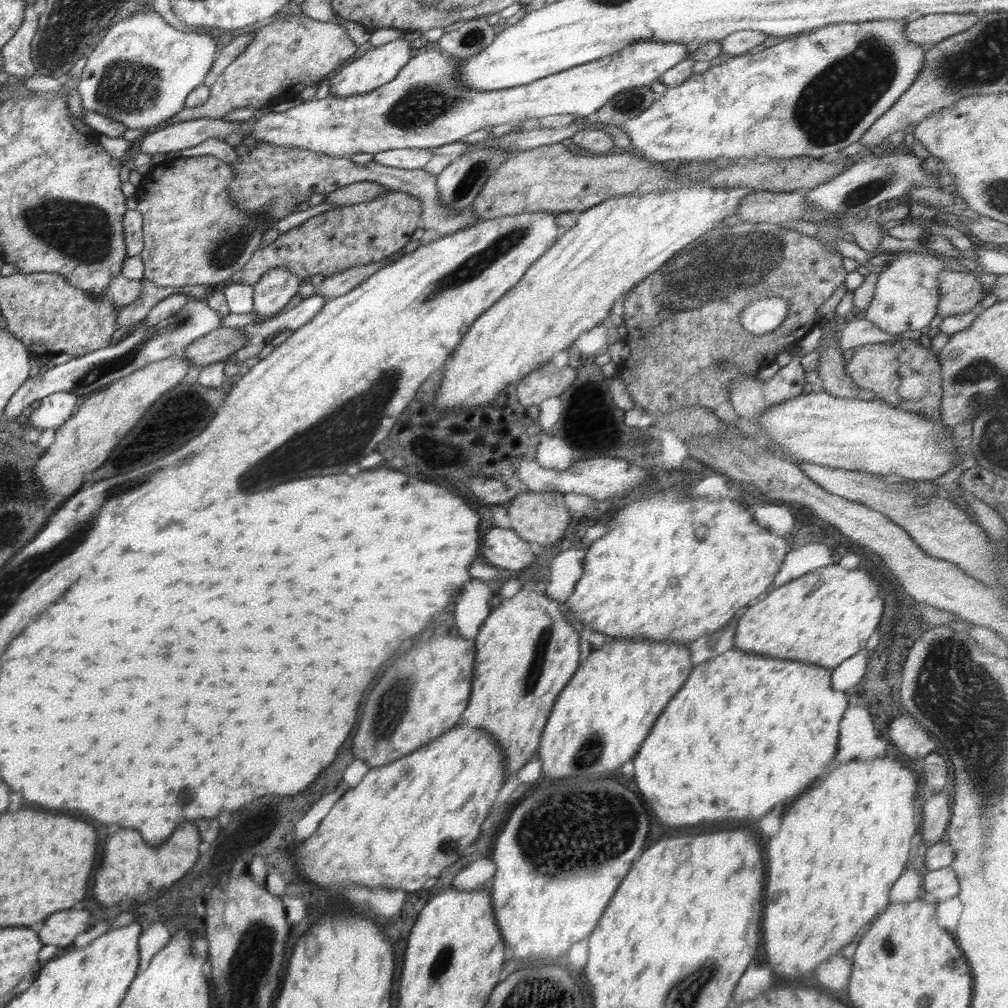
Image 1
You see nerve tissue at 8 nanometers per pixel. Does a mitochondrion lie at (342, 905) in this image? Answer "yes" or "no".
no

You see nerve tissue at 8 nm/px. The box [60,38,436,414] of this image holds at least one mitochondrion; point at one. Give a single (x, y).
(127, 87)

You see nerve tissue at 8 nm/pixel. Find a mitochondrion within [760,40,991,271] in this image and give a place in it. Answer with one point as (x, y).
(859, 195)

